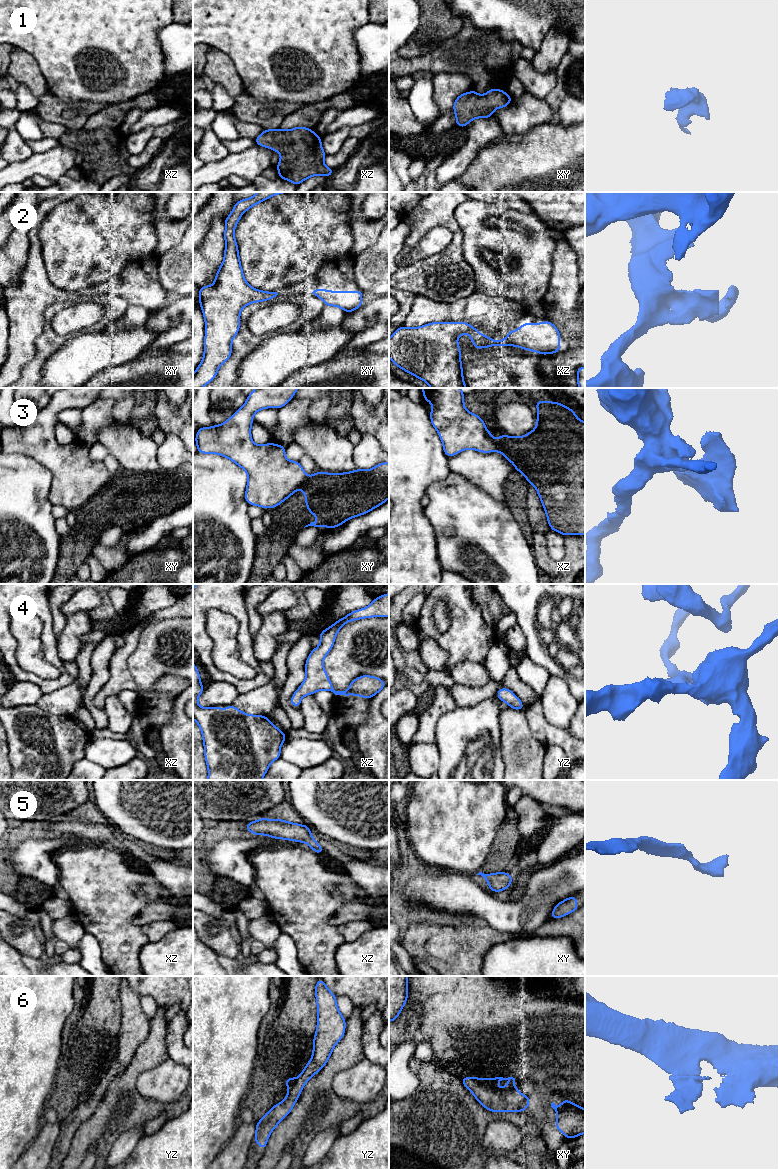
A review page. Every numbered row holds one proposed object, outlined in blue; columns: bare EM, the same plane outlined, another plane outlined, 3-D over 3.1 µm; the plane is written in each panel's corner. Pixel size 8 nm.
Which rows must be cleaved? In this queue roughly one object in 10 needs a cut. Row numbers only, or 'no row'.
3

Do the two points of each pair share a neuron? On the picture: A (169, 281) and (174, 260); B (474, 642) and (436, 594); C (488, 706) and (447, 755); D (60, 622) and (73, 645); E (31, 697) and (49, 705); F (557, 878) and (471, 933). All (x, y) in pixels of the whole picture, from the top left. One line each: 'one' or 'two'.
A: one
B: one
C: one
D: two
E: two
F: two

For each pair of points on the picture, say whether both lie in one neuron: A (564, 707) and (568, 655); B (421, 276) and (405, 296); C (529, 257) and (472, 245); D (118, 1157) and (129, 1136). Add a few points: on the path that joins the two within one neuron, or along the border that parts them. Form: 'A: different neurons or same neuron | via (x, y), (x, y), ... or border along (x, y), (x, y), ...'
A: different neurons | border along (551, 674), (562, 677), (574, 697)
B: different neurons | border along (399, 289), (410, 291), (415, 295)
C: same neuron | via (515, 250), (507, 249), (501, 244), (486, 244)
D: same neuron | via (120, 1152), (128, 1141)

